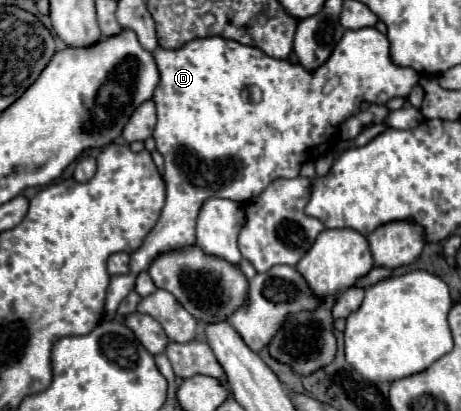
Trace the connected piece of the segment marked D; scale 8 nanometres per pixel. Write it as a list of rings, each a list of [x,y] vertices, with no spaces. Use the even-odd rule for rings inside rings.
[[[376,28],[346,30],[330,58],[314,70],[306,70],[300,62],[292,64],[290,60],[266,56],[254,46],[244,46],[236,40],[226,40],[222,36],[190,40],[176,50],[166,50],[158,46],[154,50],[154,60],[160,70],[160,82],[152,96],[158,114],[154,140],[156,150],[164,156],[166,204],[162,208],[158,224],[152,228],[142,248],[130,256],[130,274],[114,276],[110,280],[104,306],[108,320],[114,320],[114,308],[118,308],[120,300],[126,298],[128,292],[134,288],[136,274],[146,270],[150,260],[154,260],[158,252],[182,248],[196,242],[194,226],[198,208],[204,204],[204,200],[208,200],[210,196],[218,196],[246,202],[260,194],[272,180],[298,176],[306,160],[328,150],[330,142],[338,136],[340,126],[350,116],[358,114],[362,102],[386,104],[394,96],[406,98],[420,78],[420,74],[412,68],[400,68],[390,62],[388,40]],[[248,86],[260,88],[262,98],[258,102],[244,100],[242,92]]]

